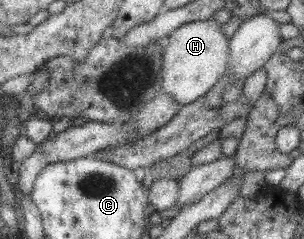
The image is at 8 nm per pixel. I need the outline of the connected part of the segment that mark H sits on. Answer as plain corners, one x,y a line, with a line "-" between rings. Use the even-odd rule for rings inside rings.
213,18
182,24
165,42
161,80
163,93
181,106
205,98
212,86
225,75
229,61
229,38

